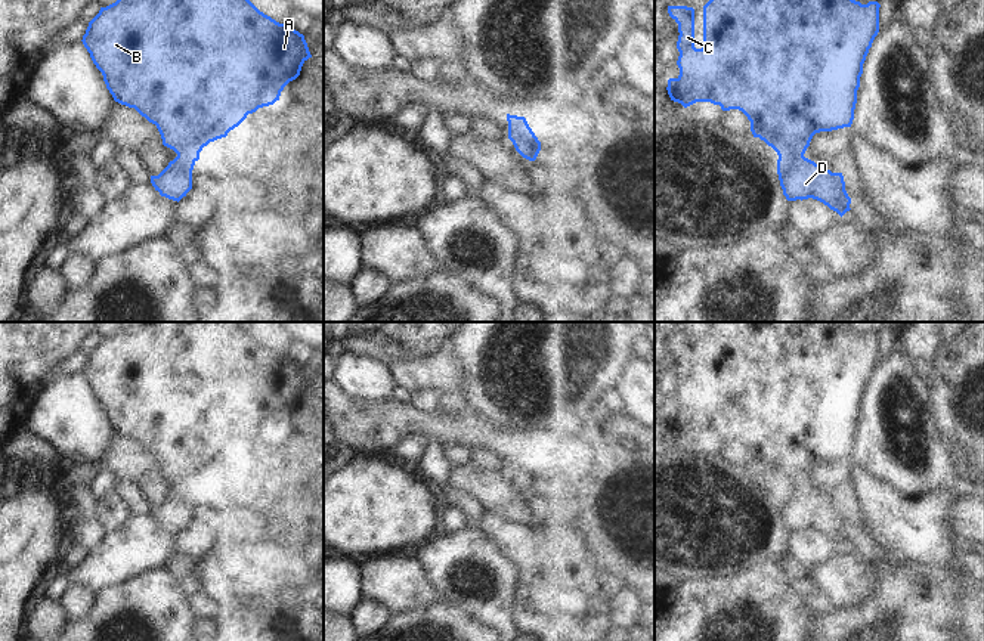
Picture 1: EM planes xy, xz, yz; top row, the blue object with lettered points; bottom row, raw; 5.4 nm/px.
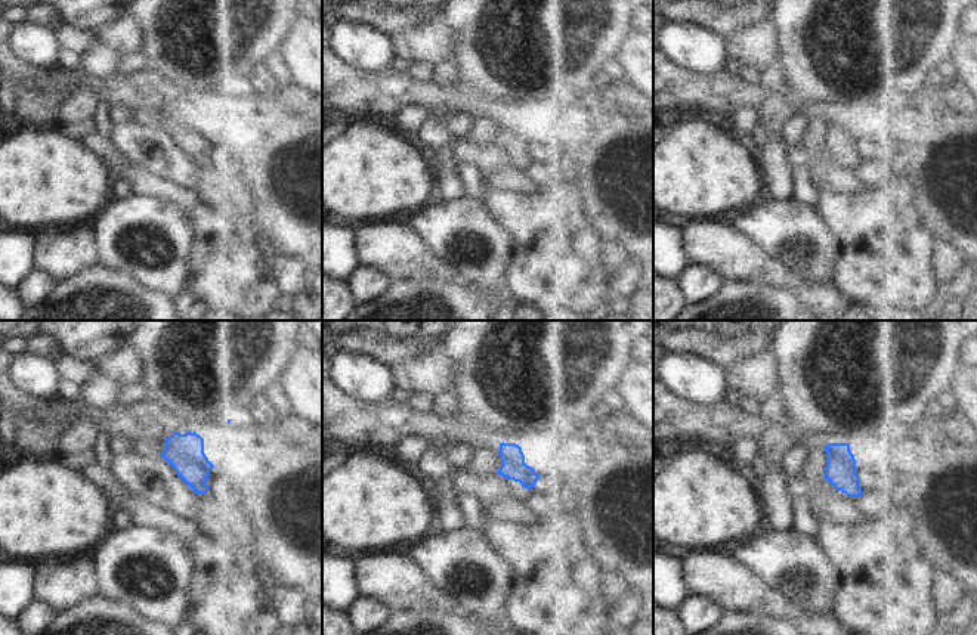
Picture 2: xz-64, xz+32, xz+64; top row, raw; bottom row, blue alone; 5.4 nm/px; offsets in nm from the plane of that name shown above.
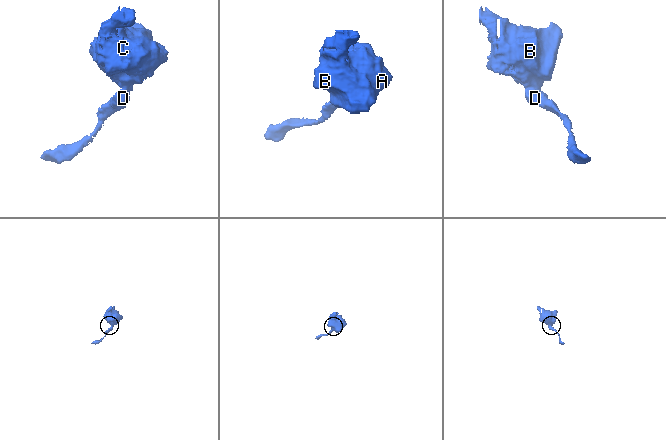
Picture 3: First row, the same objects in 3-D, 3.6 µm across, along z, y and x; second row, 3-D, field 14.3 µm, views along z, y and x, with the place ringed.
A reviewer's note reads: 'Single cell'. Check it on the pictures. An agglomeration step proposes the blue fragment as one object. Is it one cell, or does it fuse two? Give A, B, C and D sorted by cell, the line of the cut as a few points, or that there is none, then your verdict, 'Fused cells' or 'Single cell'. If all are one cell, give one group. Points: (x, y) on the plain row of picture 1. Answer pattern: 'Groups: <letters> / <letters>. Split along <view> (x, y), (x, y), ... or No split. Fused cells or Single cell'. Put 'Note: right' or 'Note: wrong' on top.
Note: right
Groups: A B C D. No split. Single cell

